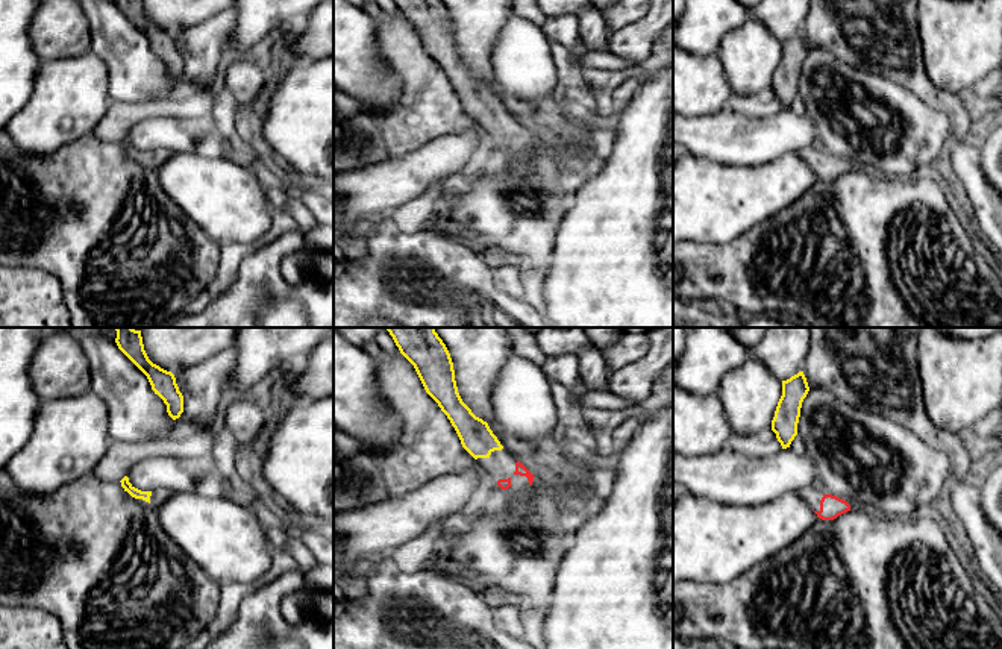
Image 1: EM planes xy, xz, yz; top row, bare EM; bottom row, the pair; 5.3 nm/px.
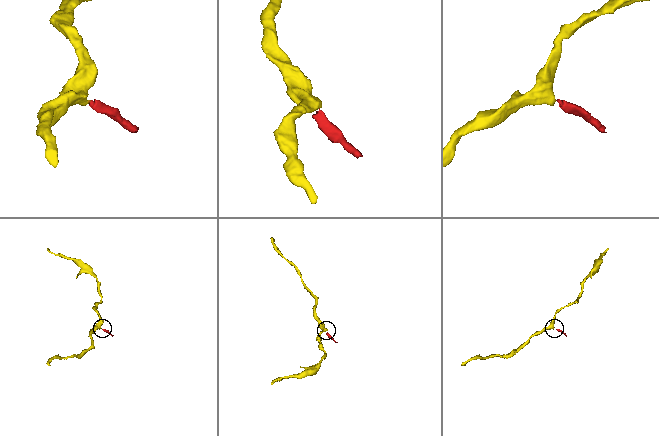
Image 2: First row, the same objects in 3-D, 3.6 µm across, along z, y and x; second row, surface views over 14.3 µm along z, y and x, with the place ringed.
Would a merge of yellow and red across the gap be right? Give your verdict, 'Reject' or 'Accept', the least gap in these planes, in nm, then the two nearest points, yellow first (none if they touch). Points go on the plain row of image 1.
Accept. Distance 110 nm. Across: xz (502, 108), (517, 122)

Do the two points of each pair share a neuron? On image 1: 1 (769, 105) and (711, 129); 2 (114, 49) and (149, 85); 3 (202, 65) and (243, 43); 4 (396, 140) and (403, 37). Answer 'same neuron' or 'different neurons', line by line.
1: different neurons
2: same neuron
3: different neurons
4: same neuron

